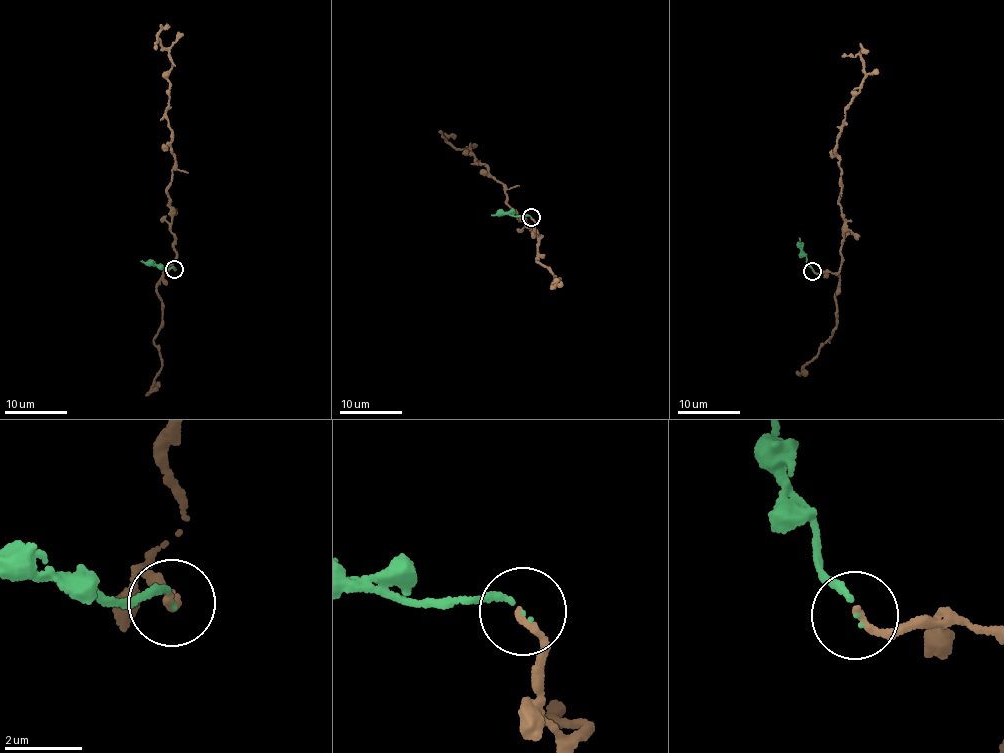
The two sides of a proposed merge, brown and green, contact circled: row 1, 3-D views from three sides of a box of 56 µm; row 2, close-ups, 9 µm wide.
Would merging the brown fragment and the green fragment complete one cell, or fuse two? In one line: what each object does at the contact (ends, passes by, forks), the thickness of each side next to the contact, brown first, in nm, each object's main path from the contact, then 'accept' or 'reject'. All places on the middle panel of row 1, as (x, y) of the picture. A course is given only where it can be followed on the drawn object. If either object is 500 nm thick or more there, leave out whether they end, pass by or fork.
brown ends | green ends | 170/140 nm | brown via (532, 217), (535, 234), (542, 236), (507, 204), (486, 164), (440, 130) | green via (532, 217), (491, 215) | accept

